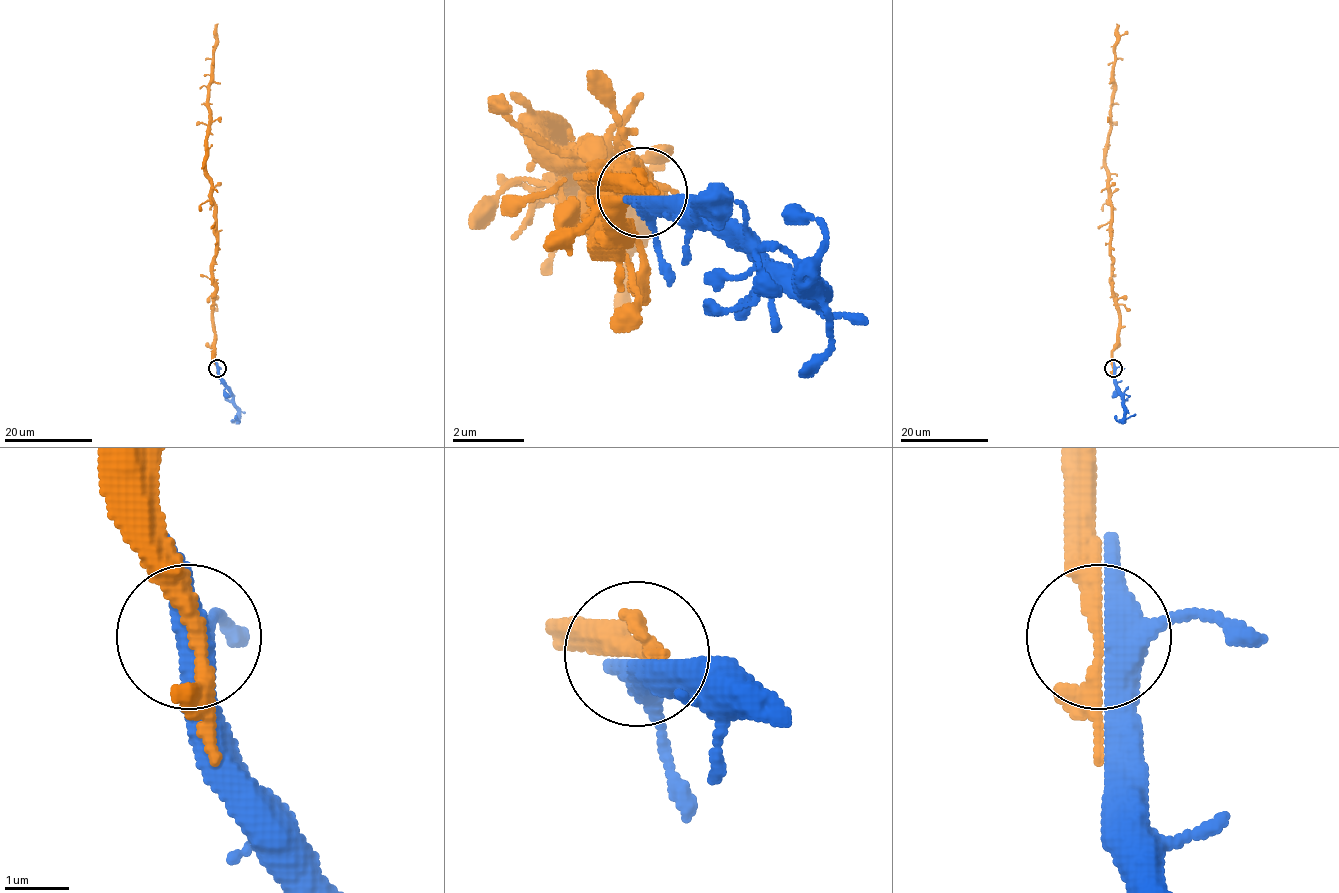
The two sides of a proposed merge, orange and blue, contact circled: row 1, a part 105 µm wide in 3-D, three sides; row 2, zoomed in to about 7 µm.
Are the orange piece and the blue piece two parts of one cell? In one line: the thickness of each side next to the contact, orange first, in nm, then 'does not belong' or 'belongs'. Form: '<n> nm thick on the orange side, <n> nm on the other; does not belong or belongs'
240 nm thick on the orange side, 400 nm on the other; belongs

